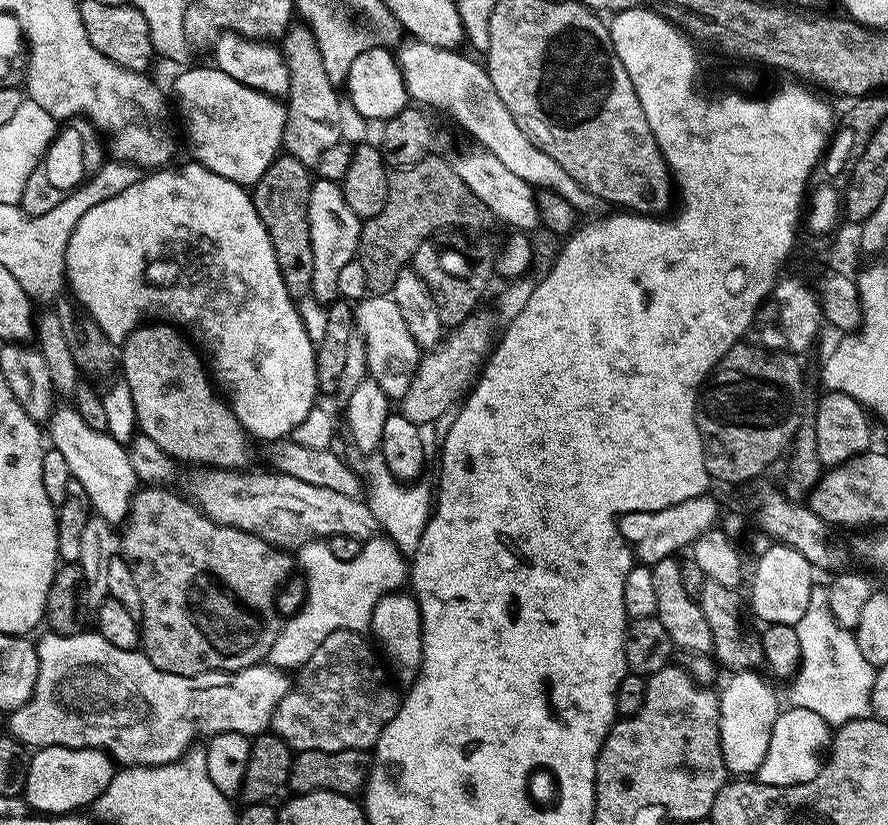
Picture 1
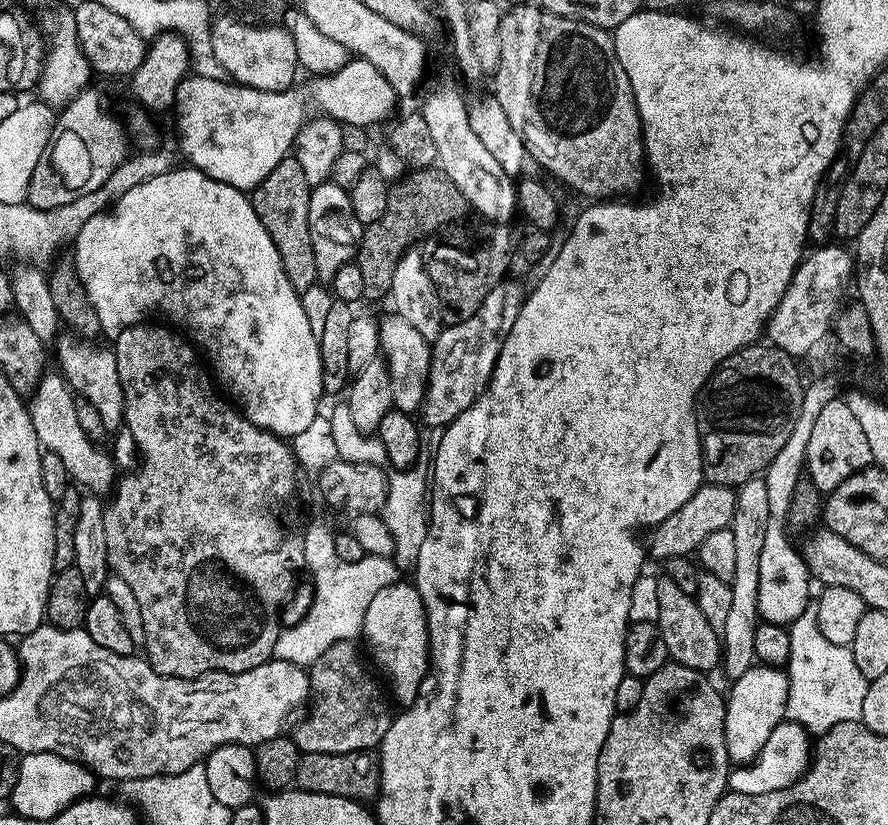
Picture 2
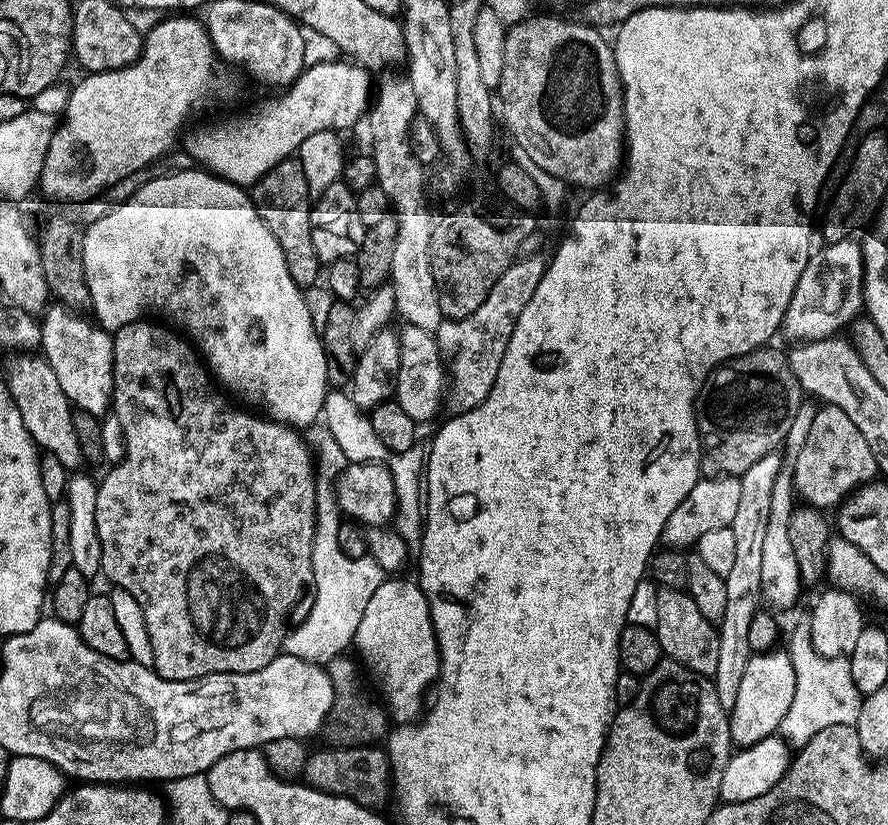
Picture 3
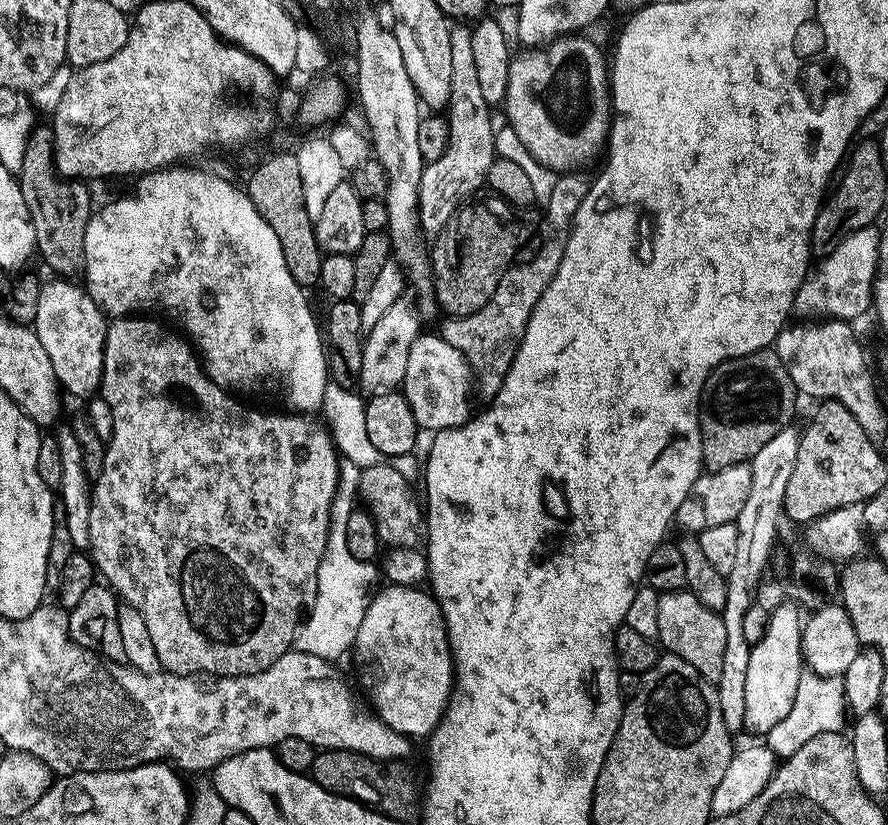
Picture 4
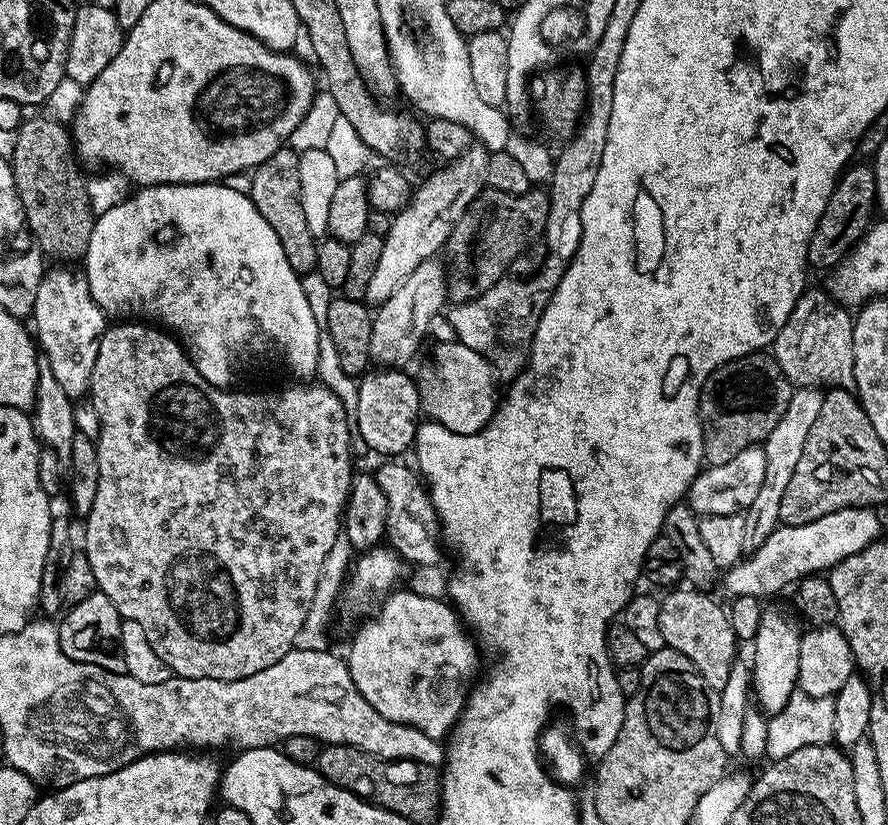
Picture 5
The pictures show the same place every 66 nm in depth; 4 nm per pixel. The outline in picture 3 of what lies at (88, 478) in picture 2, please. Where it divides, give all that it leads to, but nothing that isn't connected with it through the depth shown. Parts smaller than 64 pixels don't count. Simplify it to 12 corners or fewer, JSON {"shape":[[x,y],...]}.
{"shape":[[44,358],[7,377],[26,430],[65,465],[81,459],[73,405]]}

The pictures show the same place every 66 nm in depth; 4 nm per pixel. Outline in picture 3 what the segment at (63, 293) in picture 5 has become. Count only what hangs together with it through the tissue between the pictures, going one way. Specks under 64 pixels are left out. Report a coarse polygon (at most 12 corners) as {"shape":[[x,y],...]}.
{"shape":[[69,306],[41,319],[41,351],[69,403],[103,417],[113,335]]}

